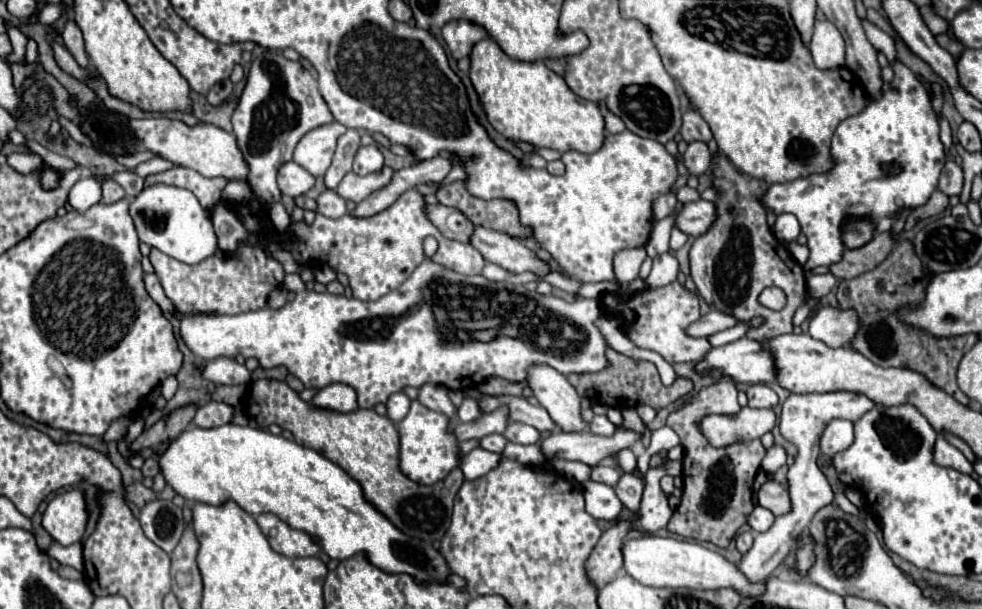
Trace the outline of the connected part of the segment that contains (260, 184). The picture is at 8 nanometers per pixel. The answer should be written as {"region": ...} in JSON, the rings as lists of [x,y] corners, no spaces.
{"region":[[[266,51],[250,67],[246,87],[232,117],[238,147],[250,167],[248,185],[268,203],[282,199],[276,183],[278,169],[292,159],[296,143],[314,127],[332,123],[334,117],[318,91],[316,79],[298,63],[288,61],[278,51]]]}

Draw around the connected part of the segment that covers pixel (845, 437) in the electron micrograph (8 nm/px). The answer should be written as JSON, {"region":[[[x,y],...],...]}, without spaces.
{"region":[[[834,419],[826,425],[822,439],[820,439],[820,451],[828,457],[848,449],[854,441],[854,429],[852,429],[852,421],[846,419]]]}

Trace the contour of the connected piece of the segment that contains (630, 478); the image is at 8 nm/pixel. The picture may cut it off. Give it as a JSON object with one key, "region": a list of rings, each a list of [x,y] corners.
{"region":[[[622,473],[618,485],[614,487],[618,499],[630,511],[638,509],[640,497],[642,497],[642,489],[644,489],[644,483],[642,483],[640,475],[636,475],[636,473]]]}

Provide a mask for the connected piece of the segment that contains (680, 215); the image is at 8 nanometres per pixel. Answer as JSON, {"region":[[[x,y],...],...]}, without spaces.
{"region":[[[698,199],[682,205],[682,209],[676,213],[674,225],[682,233],[690,237],[698,237],[712,225],[712,221],[714,221],[714,203]]]}

